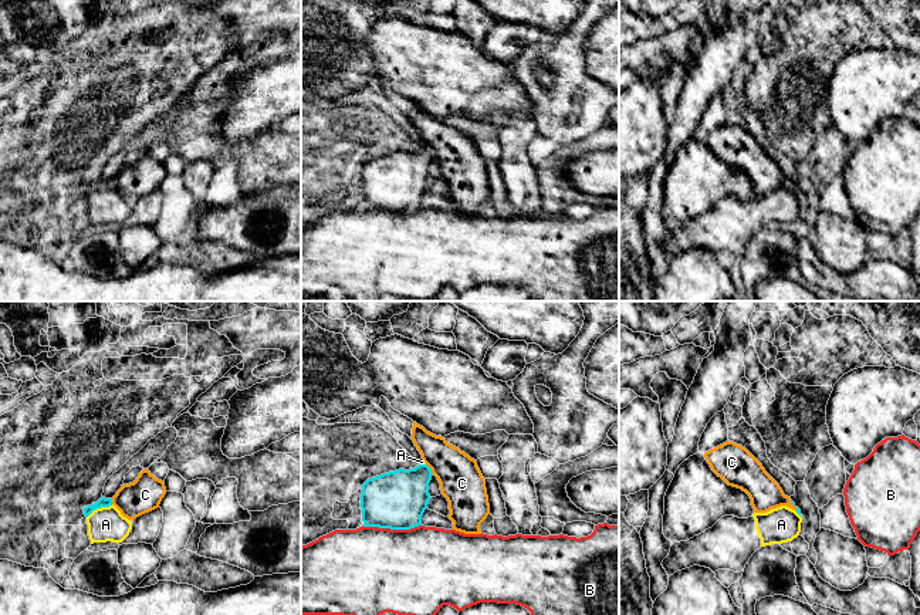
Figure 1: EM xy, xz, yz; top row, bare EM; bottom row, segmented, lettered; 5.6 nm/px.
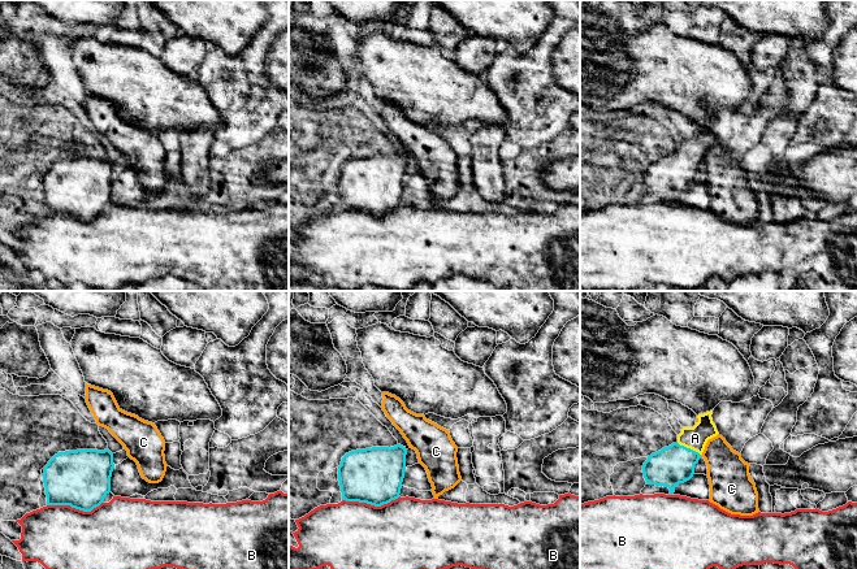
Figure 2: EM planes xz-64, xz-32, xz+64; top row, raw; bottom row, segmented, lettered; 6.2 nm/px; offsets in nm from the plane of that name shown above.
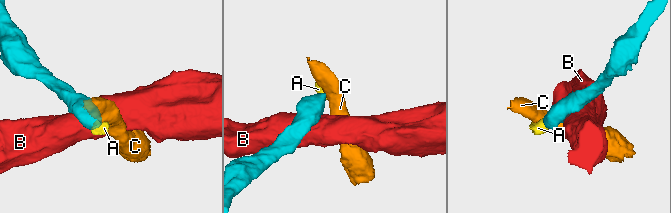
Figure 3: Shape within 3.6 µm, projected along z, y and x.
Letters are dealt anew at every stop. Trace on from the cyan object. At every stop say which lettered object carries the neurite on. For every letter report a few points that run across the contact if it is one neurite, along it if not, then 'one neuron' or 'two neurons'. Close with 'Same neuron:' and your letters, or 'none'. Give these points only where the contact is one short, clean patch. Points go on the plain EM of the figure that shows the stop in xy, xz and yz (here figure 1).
A: line xy (102, 183), (100, 189), (105, 206); one neuron
B: two neurons
C: line xz (426, 145), (433, 155); two neurons
Same neuron: A

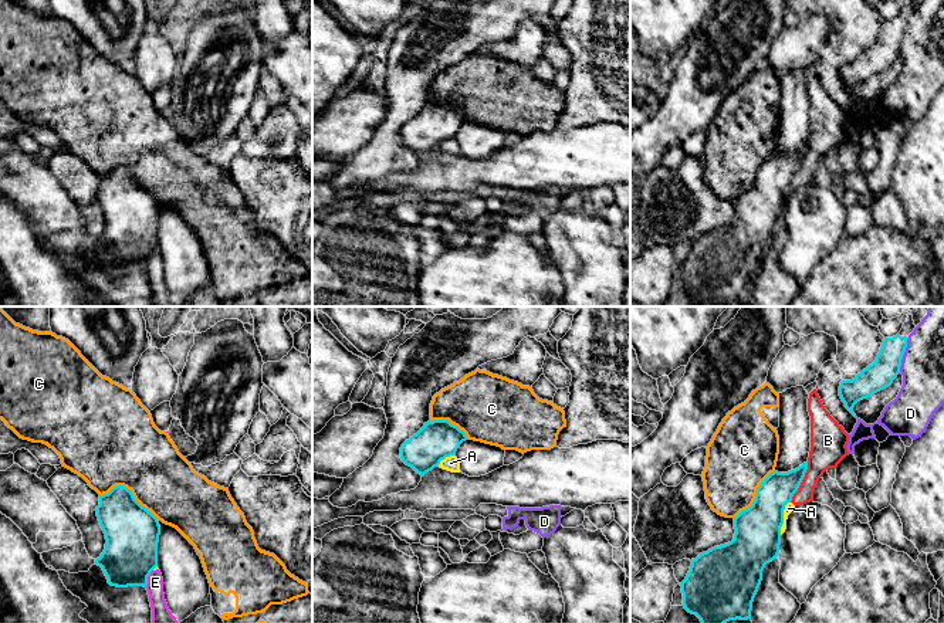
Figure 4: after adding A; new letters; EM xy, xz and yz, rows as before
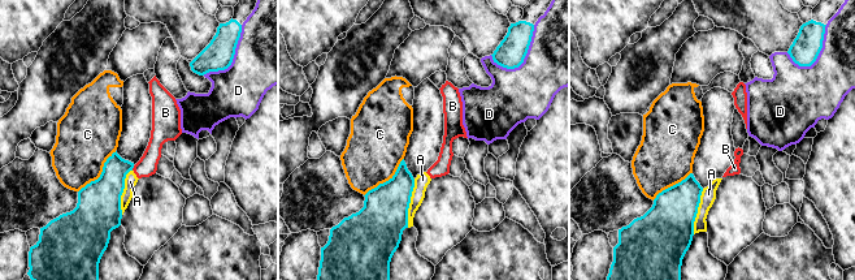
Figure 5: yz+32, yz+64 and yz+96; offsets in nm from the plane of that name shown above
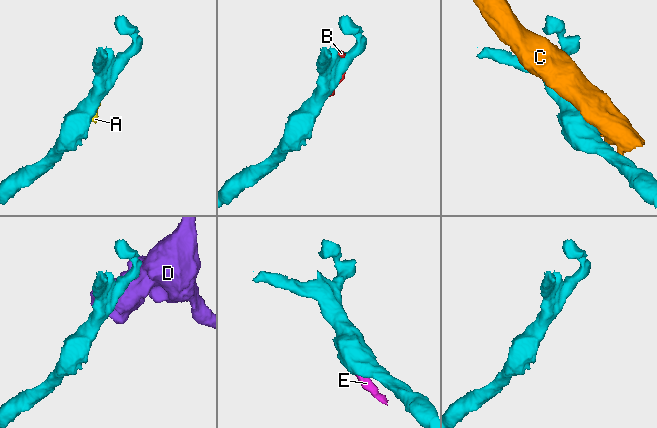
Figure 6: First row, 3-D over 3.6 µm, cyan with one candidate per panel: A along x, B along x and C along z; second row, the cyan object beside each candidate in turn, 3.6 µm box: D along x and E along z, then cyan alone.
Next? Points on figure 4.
A: line yz (789, 183), (784, 192), (784, 205), (780, 216); two neurons
B: two neurons
C: two neurons
D: line yz (909, 20), (899, 54); two neurons
E: line xy (152, 251), (145, 268); two neurons
Same neuron: none

